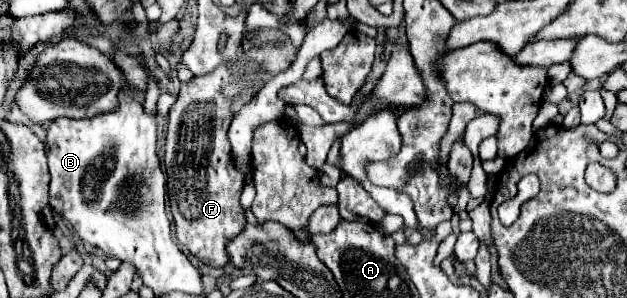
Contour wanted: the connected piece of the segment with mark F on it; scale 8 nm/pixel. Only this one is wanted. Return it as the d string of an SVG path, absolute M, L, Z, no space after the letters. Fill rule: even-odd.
M287 41L283 47L277 43L253 47L247 57L251 59L251 63L245 61L245 57L241 55L239 73L235 79L225 67L217 67L209 75L195 77L189 83L181 83L179 97L169 111L165 169L171 213L175 219L175 235L181 245L191 247L191 255L215 269L221 269L229 263L225 245L247 225L245 209L239 205L243 175L235 169L231 161L231 143L227 139L227 131L233 119L233 95L237 95L255 79L267 83L267 79L291 67L297 57L297 51L293 43ZM257 63L265 65L265 73L261 77L255 73Z

